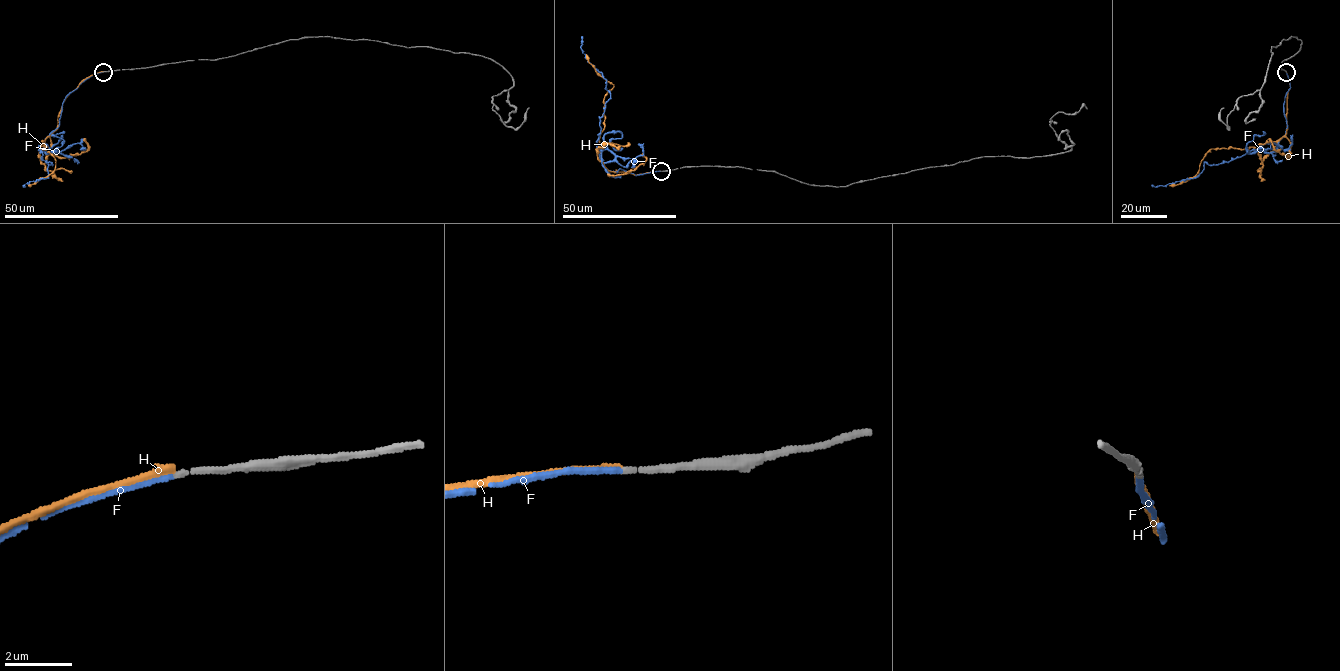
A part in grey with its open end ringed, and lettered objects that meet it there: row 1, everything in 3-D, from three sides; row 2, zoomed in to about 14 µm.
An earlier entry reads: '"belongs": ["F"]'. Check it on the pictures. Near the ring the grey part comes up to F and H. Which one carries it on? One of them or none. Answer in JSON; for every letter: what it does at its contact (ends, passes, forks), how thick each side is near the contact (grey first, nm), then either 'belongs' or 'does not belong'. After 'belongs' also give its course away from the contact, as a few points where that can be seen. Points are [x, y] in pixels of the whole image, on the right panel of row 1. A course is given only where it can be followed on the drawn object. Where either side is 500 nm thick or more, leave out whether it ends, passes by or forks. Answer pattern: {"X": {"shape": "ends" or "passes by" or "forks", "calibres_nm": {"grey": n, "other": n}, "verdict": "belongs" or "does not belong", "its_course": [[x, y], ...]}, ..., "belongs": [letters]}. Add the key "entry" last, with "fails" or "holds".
{"F": {"shape": "ends", "calibres_nm": {"grey": 180, "other": 180}, "verdict": "belongs", "its_course": [[1286, 72], [1286, 133], [1278, 141], [1228, 161], [1206, 162], [1195, 178], [1151, 185]]}, "H": {"shape": "ends", "calibres_nm": {"grey": 180, "other": 240}, "verdict": "does not belong"}, "belongs": ["F"], "entry": "holds"}

